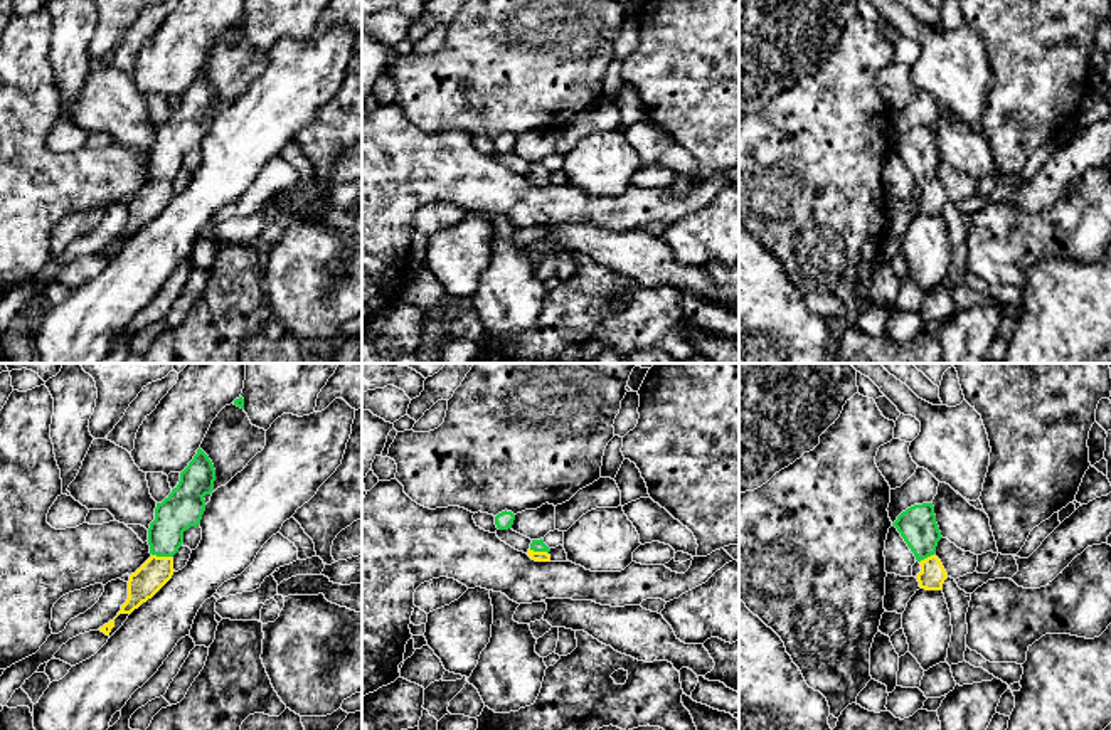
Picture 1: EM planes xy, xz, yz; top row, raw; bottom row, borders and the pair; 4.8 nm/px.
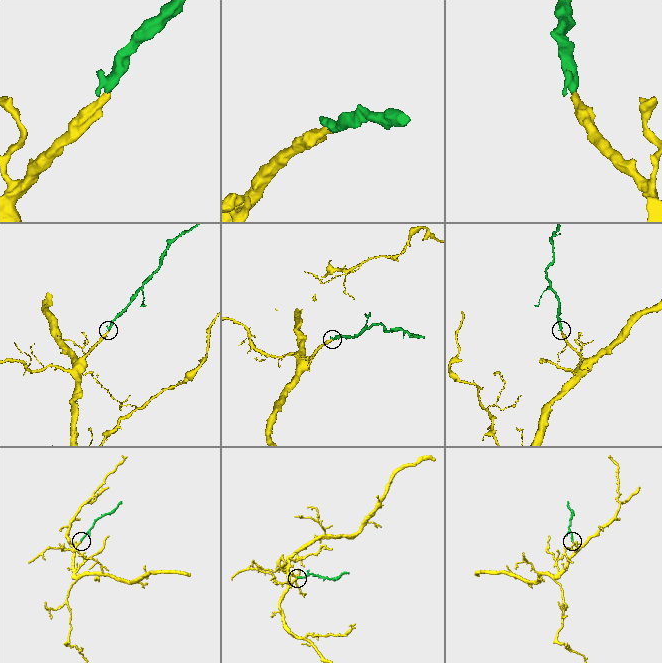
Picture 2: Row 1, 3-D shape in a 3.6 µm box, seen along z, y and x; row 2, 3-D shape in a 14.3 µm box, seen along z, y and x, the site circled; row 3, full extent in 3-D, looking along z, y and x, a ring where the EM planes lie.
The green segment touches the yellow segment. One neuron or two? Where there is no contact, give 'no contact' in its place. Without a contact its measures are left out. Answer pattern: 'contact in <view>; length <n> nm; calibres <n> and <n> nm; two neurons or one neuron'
contact in xy; length 100 nm; calibres 190 and 150 nm; one neuron

